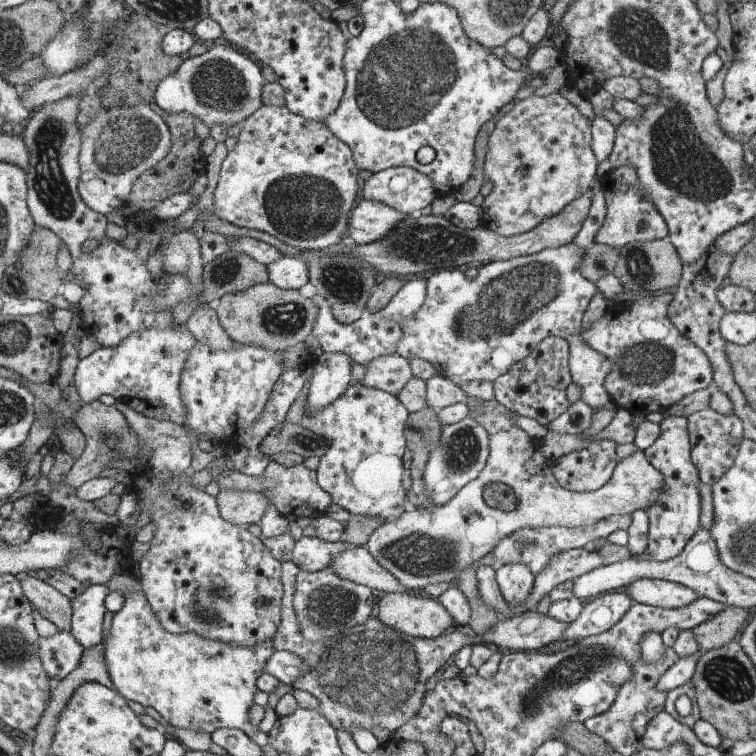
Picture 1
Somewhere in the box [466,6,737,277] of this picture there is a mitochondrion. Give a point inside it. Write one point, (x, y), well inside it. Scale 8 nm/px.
(683, 161)

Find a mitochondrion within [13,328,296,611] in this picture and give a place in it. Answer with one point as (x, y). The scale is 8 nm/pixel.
(106, 437)

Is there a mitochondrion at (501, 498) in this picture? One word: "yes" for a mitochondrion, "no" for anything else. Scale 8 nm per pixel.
yes

